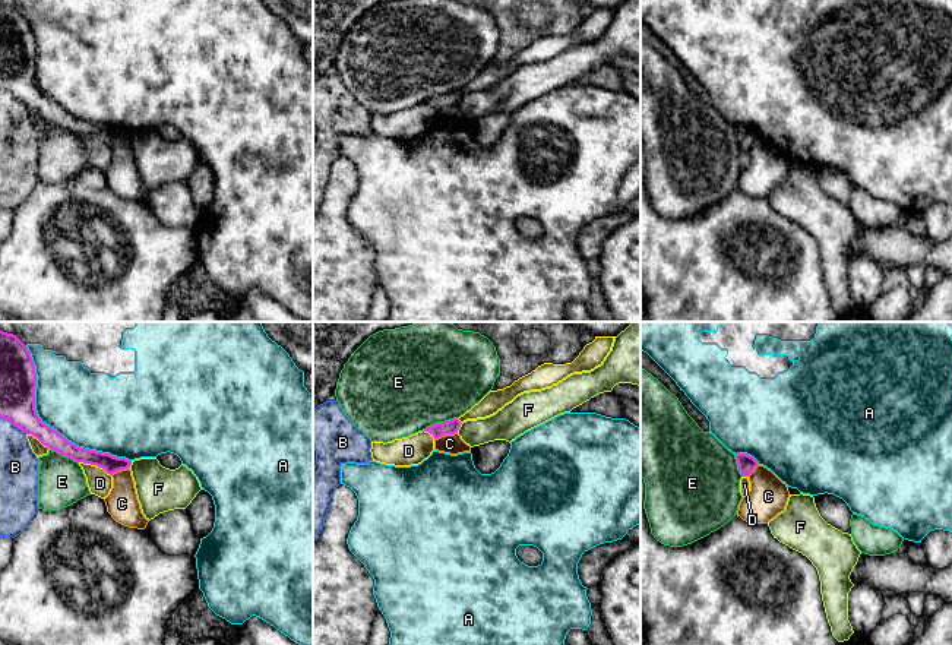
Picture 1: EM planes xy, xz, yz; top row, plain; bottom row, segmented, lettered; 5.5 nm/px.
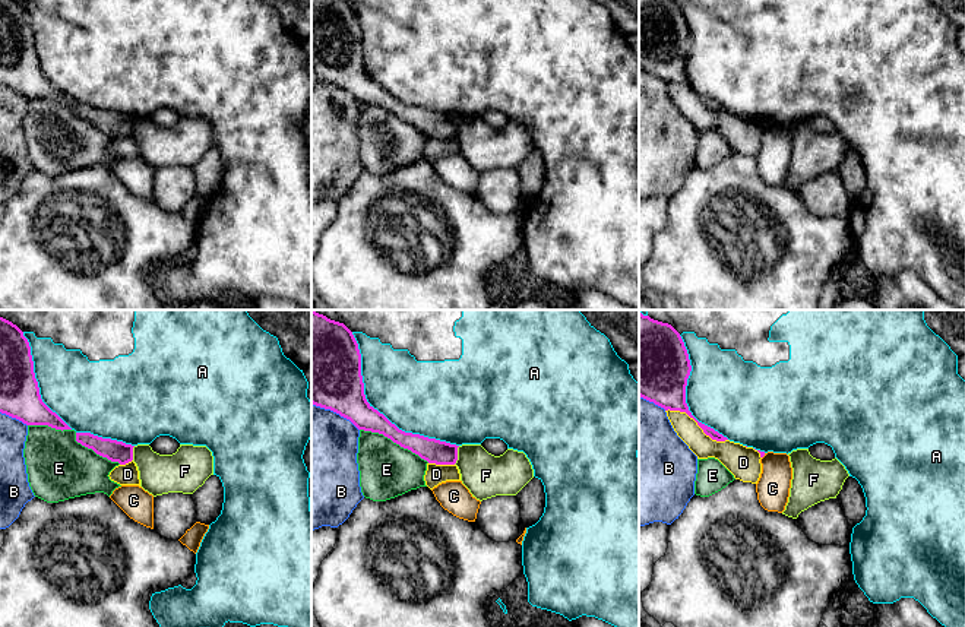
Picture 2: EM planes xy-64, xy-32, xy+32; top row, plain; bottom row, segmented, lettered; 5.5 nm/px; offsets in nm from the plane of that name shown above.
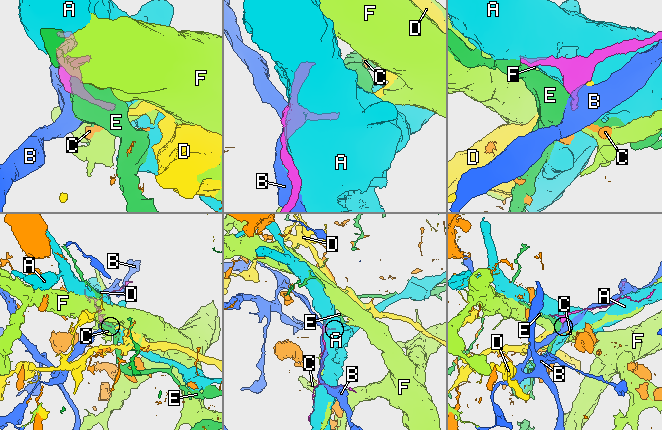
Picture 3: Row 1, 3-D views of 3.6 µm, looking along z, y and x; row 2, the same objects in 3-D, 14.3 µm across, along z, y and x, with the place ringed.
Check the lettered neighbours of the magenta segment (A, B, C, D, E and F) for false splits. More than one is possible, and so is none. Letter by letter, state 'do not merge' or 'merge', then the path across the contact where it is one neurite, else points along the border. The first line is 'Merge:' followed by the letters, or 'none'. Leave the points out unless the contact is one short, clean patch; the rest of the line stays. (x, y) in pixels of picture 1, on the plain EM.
Merge: none
A: do not merge
B: do not merge
C: do not merge; border along xz (456, 104), (442, 107), (435, 113)
D: do not merge
E: do not merge
F: do not merge; border along xz (462, 95), (456, 104)

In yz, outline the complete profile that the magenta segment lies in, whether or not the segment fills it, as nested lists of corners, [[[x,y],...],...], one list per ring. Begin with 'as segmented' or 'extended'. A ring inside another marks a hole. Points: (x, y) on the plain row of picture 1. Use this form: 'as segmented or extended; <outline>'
as segmented; [[[737,126],[736,132],[737,132],[738,143],[743,149],[749,149],[759,137],[758,133],[747,126]]]

